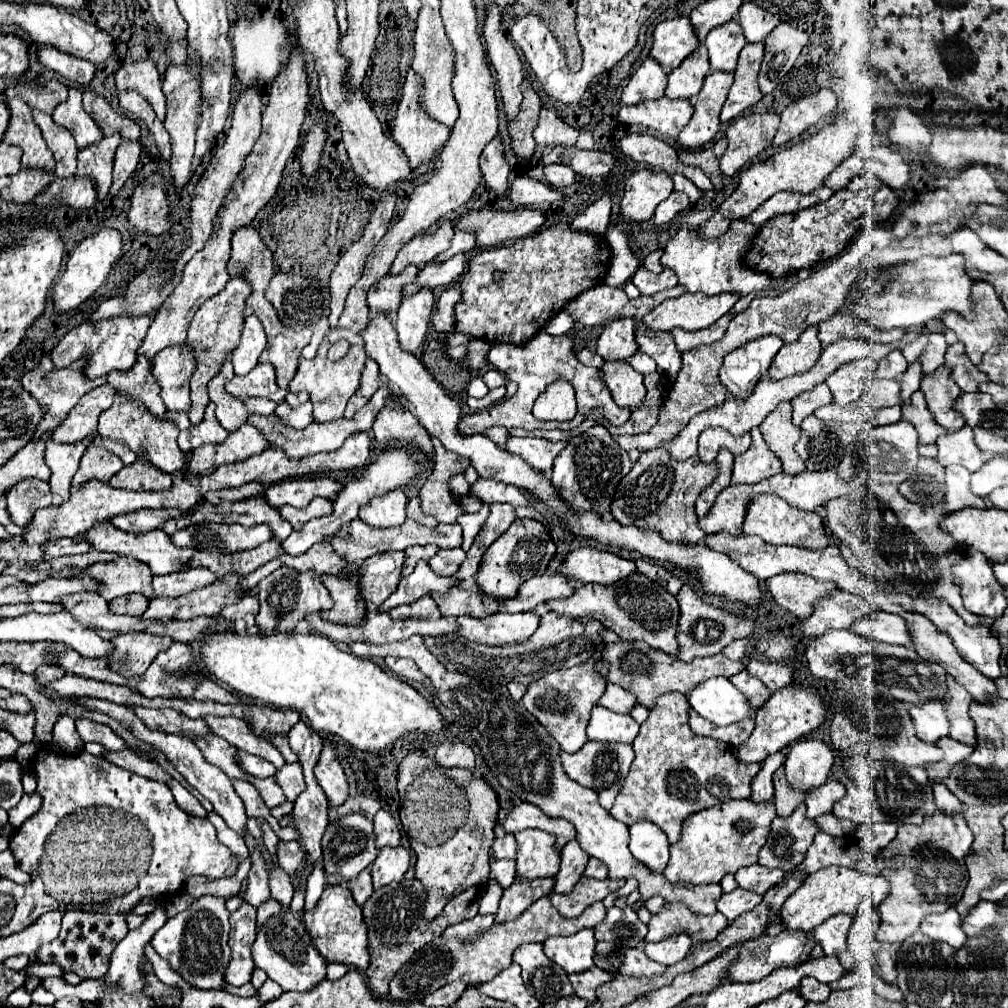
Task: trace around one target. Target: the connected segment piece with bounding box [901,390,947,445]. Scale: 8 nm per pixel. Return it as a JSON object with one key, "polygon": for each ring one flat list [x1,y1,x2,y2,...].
{"polygon":[[917,390,911,396,909,404,901,406,901,412,903,412,903,418,915,426,918,440,922,445,933,444,937,440,937,436,947,433,943,426,939,426,935,422,933,414,927,408,927,402,925,402,925,396,921,390]]}

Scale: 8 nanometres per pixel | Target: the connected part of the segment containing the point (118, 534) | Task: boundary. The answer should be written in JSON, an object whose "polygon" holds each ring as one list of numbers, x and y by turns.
{"polygon":[[97,522,97,524,85,534,85,538,87,538,97,550,117,552,117,554,121,554,121,556,131,556,131,558,137,558,137,560,145,562,145,564,151,568,153,574,171,574,171,572,187,570,191,556,193,556,195,552,199,552,197,548,177,548,177,546,173,546,171,538,169,538,163,530,155,530,155,532,143,534,143,536,135,536,135,534,117,530,117,528,113,528,111,524,107,524,107,522]]}

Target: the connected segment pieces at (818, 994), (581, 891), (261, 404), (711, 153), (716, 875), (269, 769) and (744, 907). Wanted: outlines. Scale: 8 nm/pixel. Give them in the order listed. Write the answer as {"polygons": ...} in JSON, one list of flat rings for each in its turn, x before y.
{"polygons":[[[805,976,805,978,799,982,799,986,797,986,795,992,797,992,799,996,803,996,807,1002,823,1002,823,1000,827,1000,827,996,831,994,831,990,829,990,827,984,819,982,819,980,811,978,811,976]],[[583,876,569,894,551,894,549,900,563,916,575,918,593,902,601,902,609,894,617,892,623,884,625,884,625,880,611,880,611,878,595,880,595,878]],[[215,376,209,382,209,398,215,402,217,410,217,420,227,432,235,432,241,424,247,422,249,414,261,414,261,416,271,416,277,408,273,400,267,398,235,398,227,396,223,384,227,382,227,376]],[[719,138,715,140,709,148,703,150,679,150,679,158,683,164,689,166,697,166,701,168,713,182,715,190,723,188,723,180,721,180,721,168,719,168,719,156,723,154,723,150,727,148,727,138]],[[751,798,729,800,727,804,717,804,689,816,683,826,681,840,671,846,665,878,673,884,711,884,719,882,725,874,735,874,741,866,757,864,757,854,765,844,775,816,773,800,753,802]],[[237,750,235,760,237,760,237,764,243,768,245,774,249,774,249,776,253,776,253,778,259,778,259,780,269,778,269,776,273,776,273,774,277,772,271,762,259,758,259,756,253,756,253,754,249,754,249,752,243,752,243,750]],[[737,888,737,890,721,896,721,900,717,902,717,910,719,910,721,914,725,914,725,918,727,918,729,922,733,922,737,916,753,910,753,908,761,902,761,898,763,898,763,896,759,896,759,894,751,892,751,890]]]}

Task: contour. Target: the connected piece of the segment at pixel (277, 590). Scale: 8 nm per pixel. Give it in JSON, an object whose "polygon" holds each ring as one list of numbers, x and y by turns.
{"polygon":[[281,566,279,570,275,570,257,584,257,598,261,602,261,610,257,614,257,626,263,636,293,632,297,622,305,620,309,614,333,606,333,600,327,588,321,584,319,576,315,576,313,572,297,574,293,568,287,566]]}

